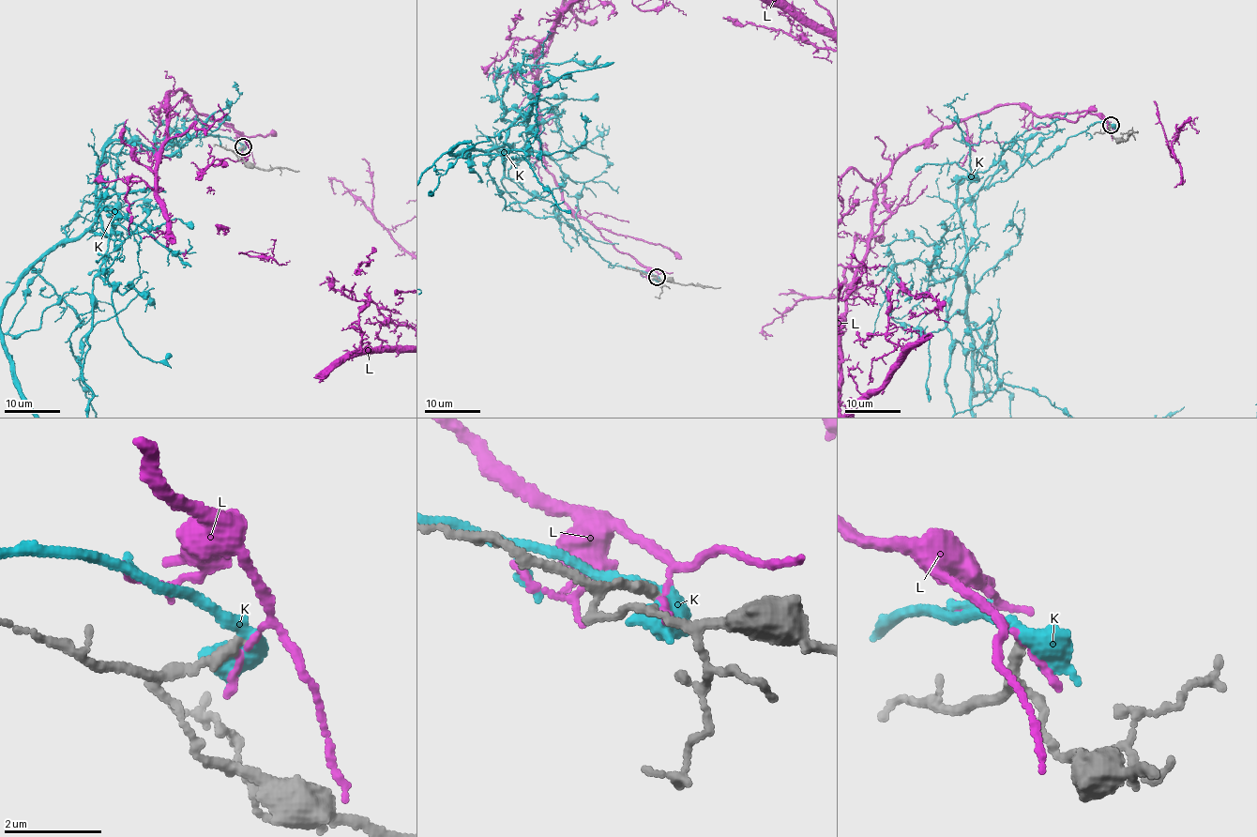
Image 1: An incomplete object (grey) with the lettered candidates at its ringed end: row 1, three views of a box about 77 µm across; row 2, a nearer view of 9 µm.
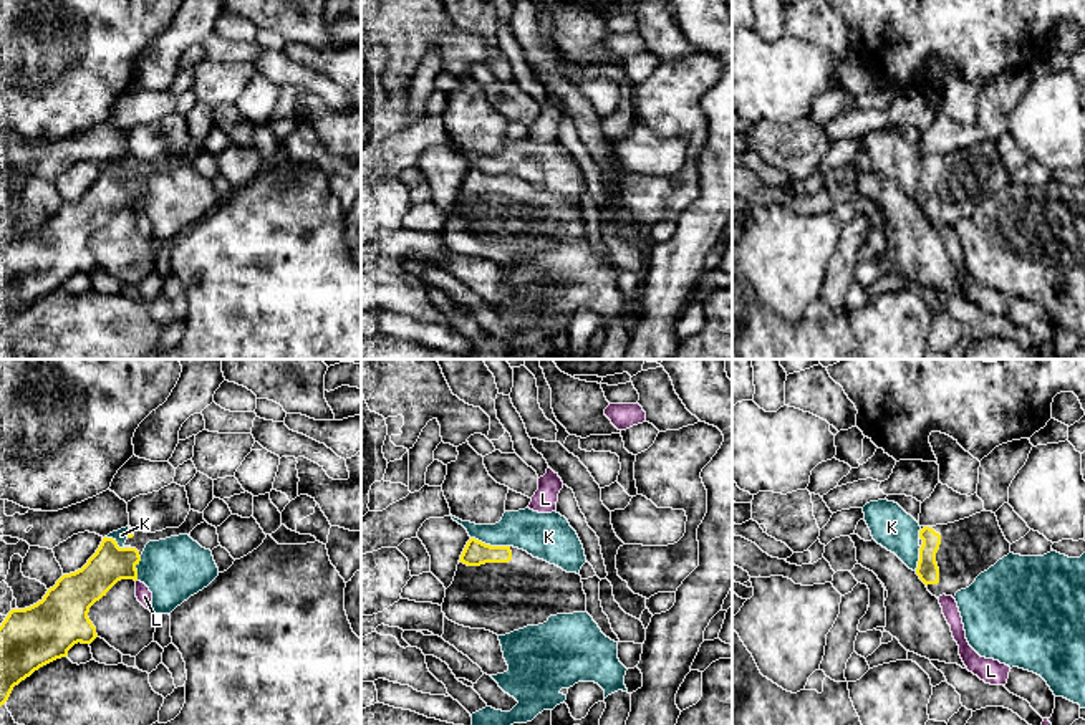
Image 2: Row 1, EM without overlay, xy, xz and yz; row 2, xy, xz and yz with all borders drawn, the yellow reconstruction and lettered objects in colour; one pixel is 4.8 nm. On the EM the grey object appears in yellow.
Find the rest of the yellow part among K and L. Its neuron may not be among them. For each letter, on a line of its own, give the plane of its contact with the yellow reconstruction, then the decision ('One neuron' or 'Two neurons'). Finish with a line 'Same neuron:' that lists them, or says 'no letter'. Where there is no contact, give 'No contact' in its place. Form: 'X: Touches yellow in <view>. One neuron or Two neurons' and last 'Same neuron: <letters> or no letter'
K: Touches yellow in xz. Two neurons
L: No contact. Two neurons
Same neuron: no letter

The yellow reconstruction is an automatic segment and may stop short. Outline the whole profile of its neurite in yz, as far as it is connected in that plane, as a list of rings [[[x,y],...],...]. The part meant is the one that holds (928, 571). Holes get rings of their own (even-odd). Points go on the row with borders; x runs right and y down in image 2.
[[[981,511],[969,518],[919,530],[916,574],[939,598],[956,596],[1010,553],[997,516]]]

